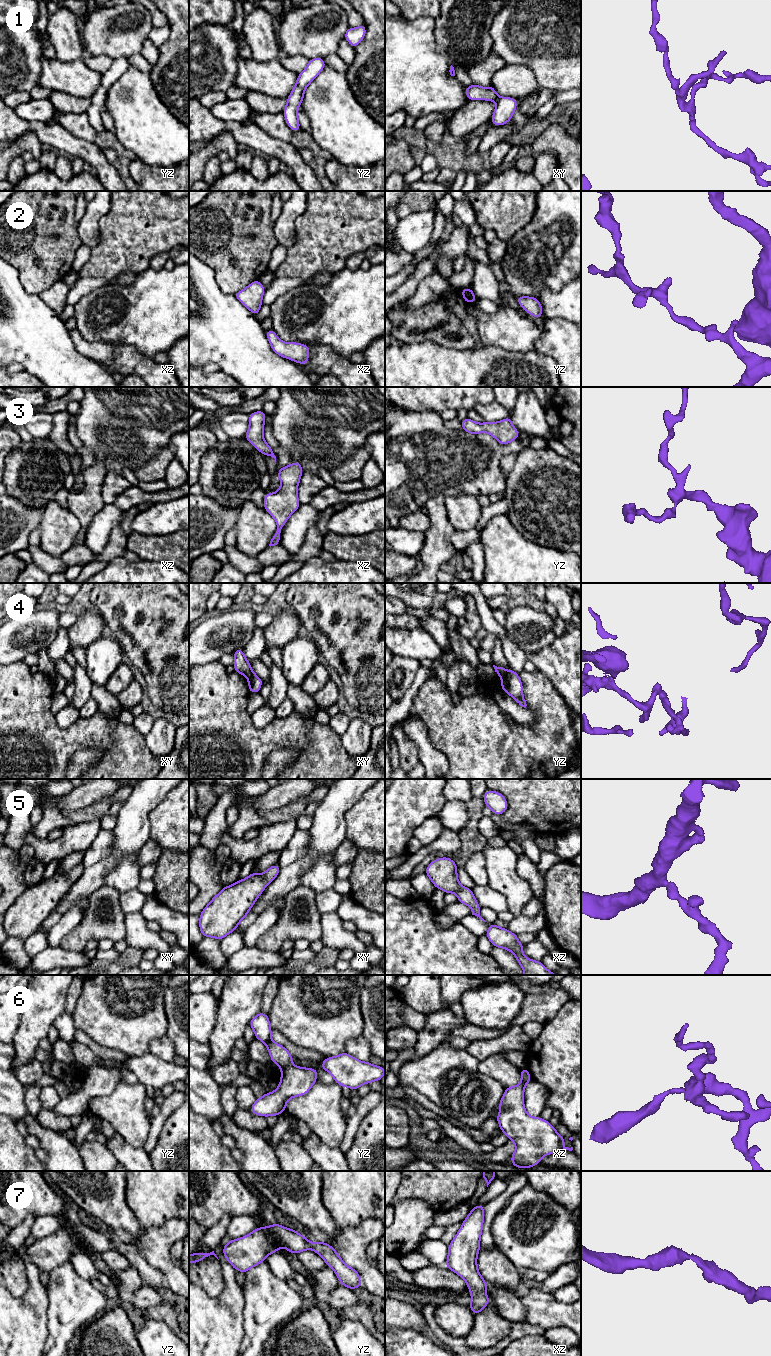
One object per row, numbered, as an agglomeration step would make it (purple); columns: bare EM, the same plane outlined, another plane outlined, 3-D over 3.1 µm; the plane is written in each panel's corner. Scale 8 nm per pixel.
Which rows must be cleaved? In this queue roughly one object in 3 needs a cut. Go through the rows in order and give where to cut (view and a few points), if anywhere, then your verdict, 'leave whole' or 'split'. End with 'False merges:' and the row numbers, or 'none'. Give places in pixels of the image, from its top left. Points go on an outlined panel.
1: cut none; leave whole
2: cut none; leave whole
3: cut none; leave whole
4: cut yz (508, 671), (502, 677); split
5: cut none; leave whole
6: cut yz (291, 1065), (282, 1068); split
7: cut none; leave whole
False merges: 4, 6

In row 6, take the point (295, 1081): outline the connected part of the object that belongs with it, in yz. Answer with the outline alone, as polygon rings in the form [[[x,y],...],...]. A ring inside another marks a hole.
[[[287,1066],[281,1069],[278,1088],[257,1098],[249,1109],[259,1116],[278,1116],[285,1112],[287,1101],[296,1096],[306,1095],[317,1082],[317,1069]]]

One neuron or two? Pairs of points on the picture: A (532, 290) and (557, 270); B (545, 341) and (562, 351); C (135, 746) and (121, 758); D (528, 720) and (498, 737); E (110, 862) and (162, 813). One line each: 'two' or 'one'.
A: one
B: one
C: one
D: two
E: two

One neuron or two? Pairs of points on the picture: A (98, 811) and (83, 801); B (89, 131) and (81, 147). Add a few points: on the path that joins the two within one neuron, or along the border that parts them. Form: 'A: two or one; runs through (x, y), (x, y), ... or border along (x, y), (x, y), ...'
A: two; border along (104, 800), (76, 810), (66, 811)
B: two; border along (64, 129), (76, 137), (93, 142)

